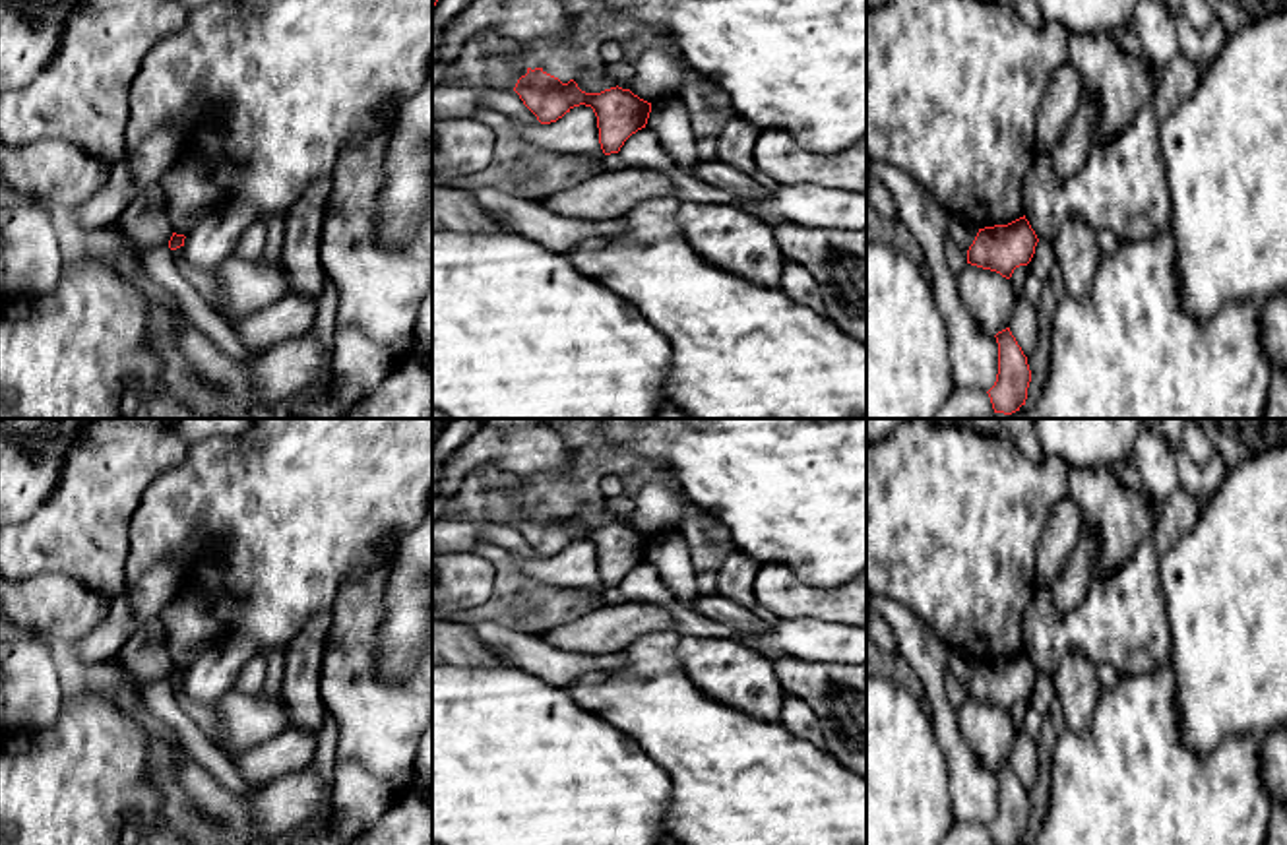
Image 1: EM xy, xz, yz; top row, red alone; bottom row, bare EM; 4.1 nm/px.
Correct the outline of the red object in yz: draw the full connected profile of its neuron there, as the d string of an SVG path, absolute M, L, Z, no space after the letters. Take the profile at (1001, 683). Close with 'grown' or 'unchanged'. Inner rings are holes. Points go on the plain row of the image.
M1025 649L1008 659L985 661L967 684L967 698L1010 713L1016 702L1031 696L1037 676Z; unchanged

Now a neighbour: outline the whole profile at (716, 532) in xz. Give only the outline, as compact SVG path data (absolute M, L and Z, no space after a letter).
M696 512L694 523L704 529L706 539L711 541L713 545L723 547L723 548L733 547L733 539L731 539L729 529L721 521L717 521L715 517L711 517L704 512Z

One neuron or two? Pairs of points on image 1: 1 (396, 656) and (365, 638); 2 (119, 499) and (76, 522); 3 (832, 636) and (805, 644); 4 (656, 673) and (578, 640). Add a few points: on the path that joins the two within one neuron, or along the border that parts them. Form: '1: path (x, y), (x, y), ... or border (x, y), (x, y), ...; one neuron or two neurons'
1: border (382, 601), (378, 671), (392, 683); two neurons
2: path (109, 499), (103, 499), (86, 516); one neuron
3: path (826, 640), (811, 640); one neuron
4: border (665, 630), (640, 634), (625, 652); two neurons

